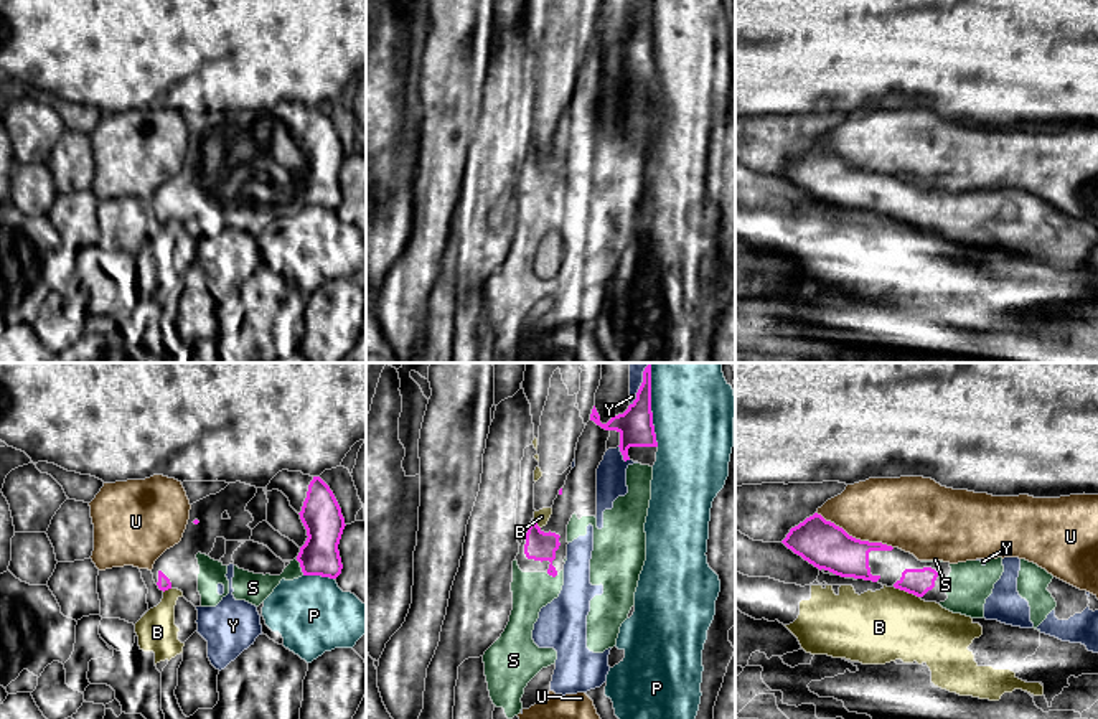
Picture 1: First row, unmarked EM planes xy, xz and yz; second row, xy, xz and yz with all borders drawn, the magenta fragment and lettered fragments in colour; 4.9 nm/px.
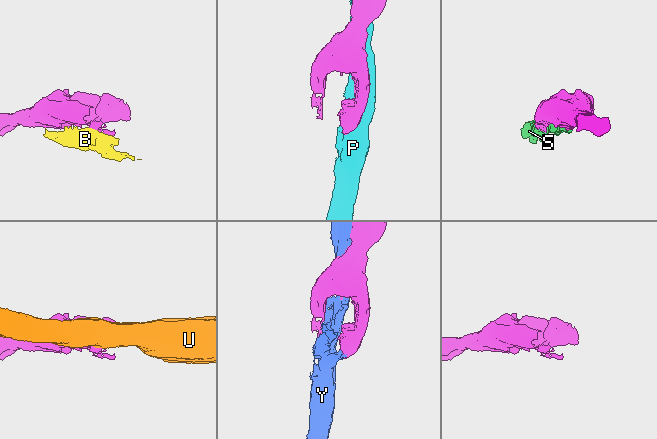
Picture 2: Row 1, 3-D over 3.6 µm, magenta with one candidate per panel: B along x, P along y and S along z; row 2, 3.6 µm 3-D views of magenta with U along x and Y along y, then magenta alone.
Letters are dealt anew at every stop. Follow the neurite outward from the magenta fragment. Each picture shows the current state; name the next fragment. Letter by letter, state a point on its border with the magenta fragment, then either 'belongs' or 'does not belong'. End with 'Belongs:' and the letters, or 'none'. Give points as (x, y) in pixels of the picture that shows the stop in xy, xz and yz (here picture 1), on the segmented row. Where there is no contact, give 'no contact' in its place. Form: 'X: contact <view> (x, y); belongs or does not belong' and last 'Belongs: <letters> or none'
B: contact yz (907, 591); does not belong
P: contact xz (650, 404); does not belong
S: contact xy (300, 566); belongs
U: contact yz (854, 538); does not belong
Y: contact xz (624, 455); does not belong
Belongs: S

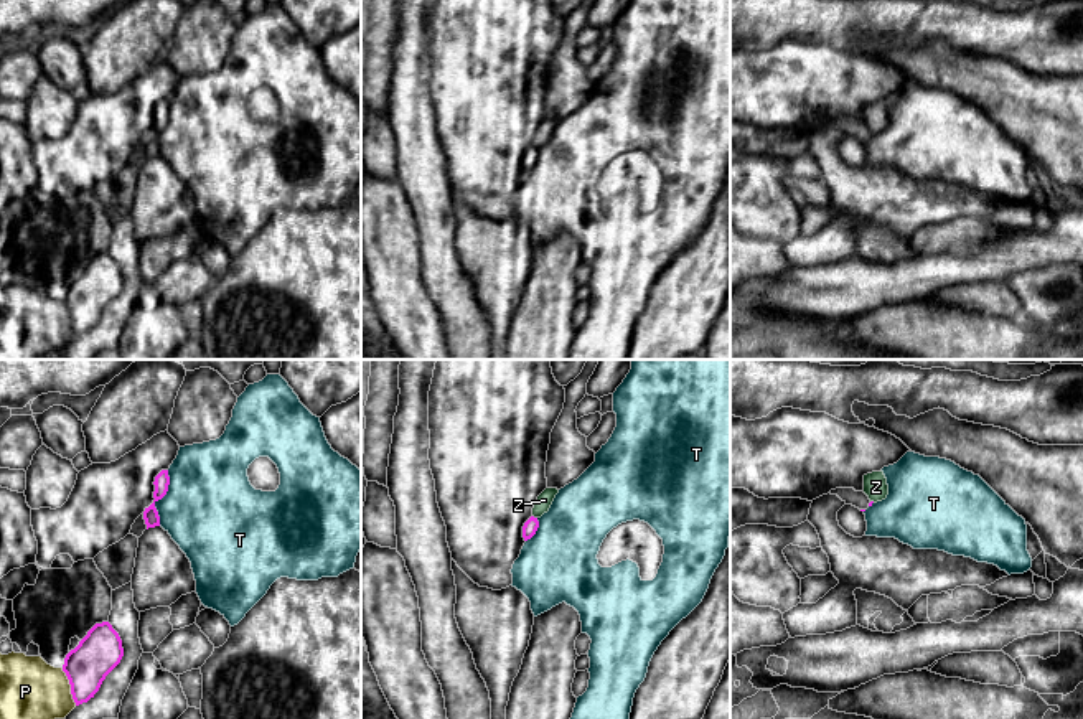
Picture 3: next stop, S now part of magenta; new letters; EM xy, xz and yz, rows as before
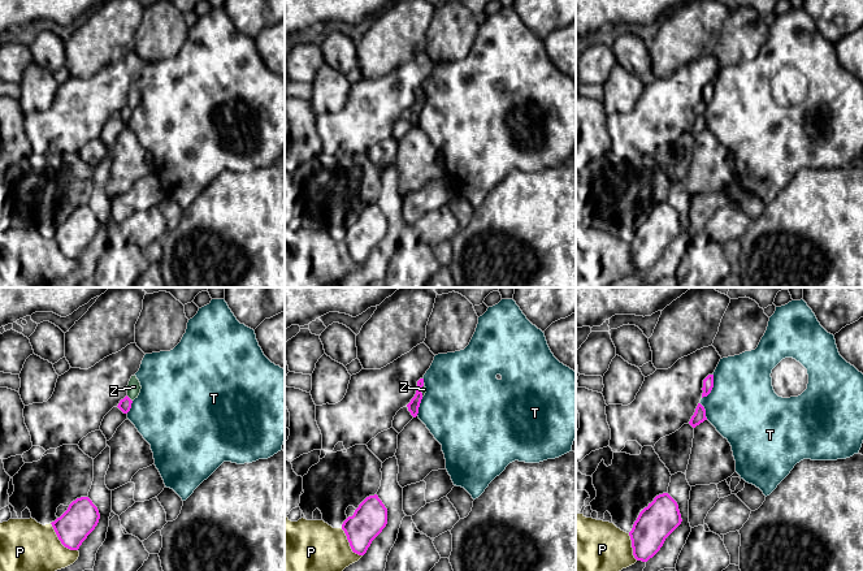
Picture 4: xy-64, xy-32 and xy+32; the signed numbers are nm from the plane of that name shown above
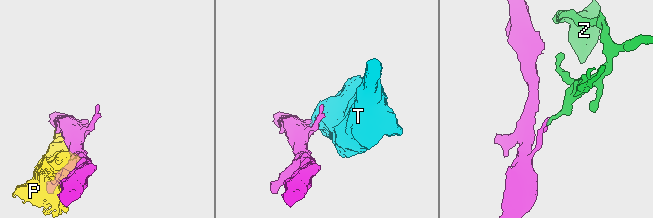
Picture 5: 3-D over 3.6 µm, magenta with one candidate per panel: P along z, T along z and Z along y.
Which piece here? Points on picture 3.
P: contact xy (71, 686); does not belong
T: contact xy (160, 498); does not belong
Z: contact xz (533, 516); does not belong
Belongs: none

